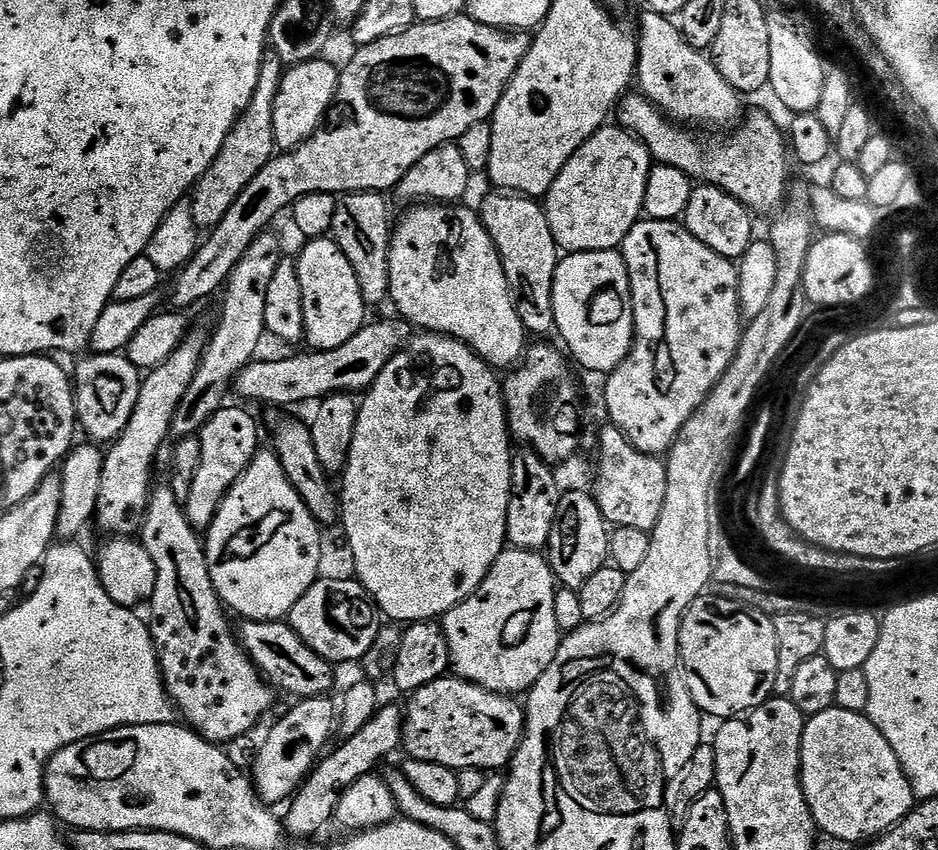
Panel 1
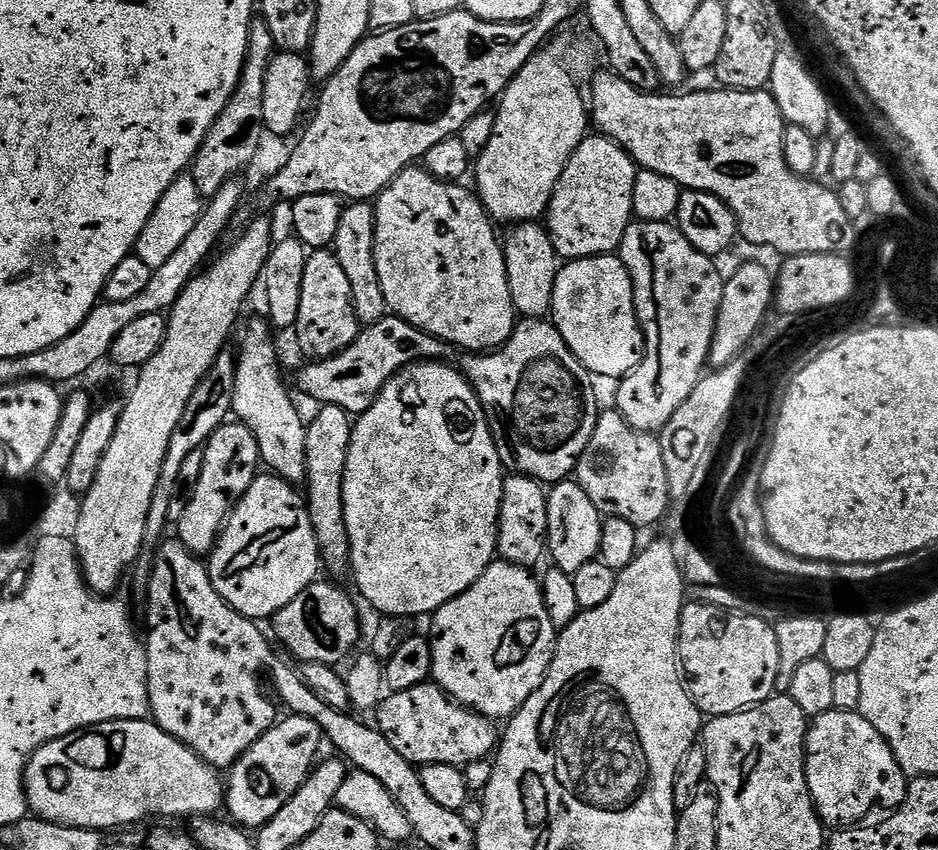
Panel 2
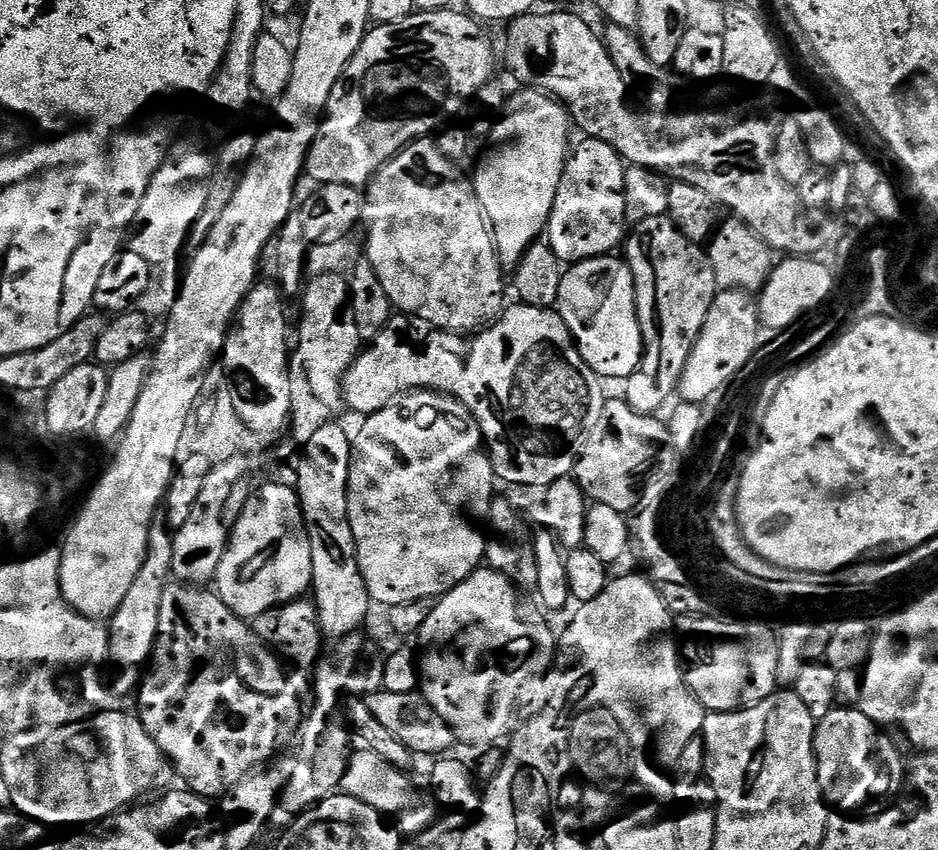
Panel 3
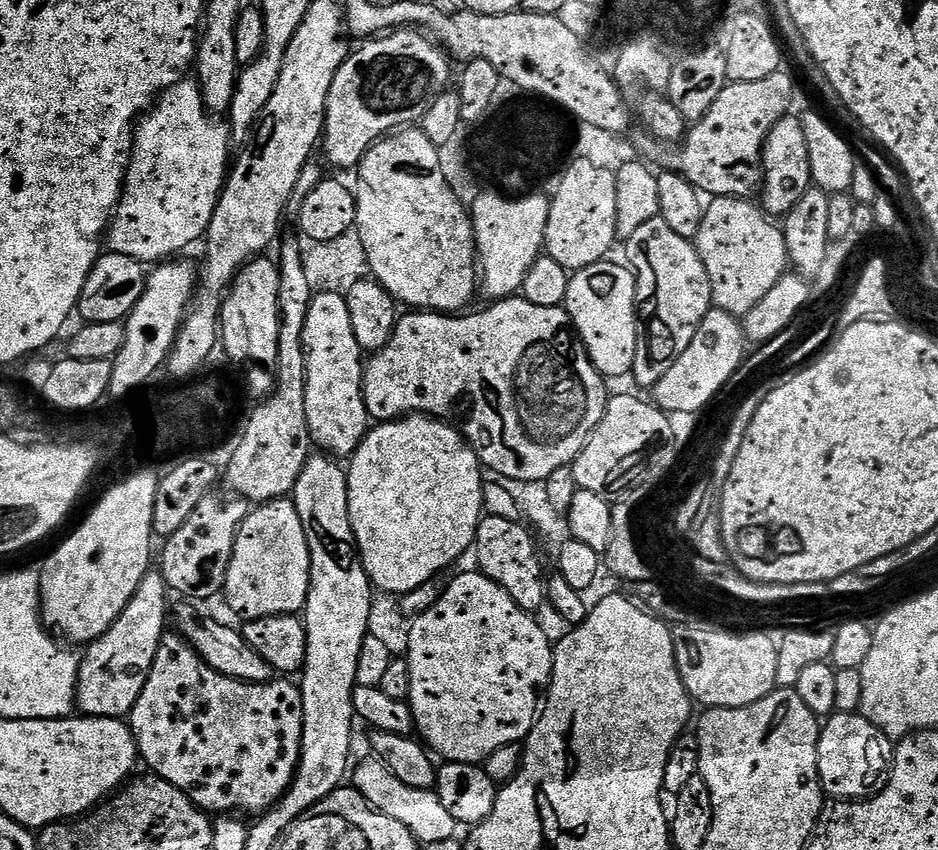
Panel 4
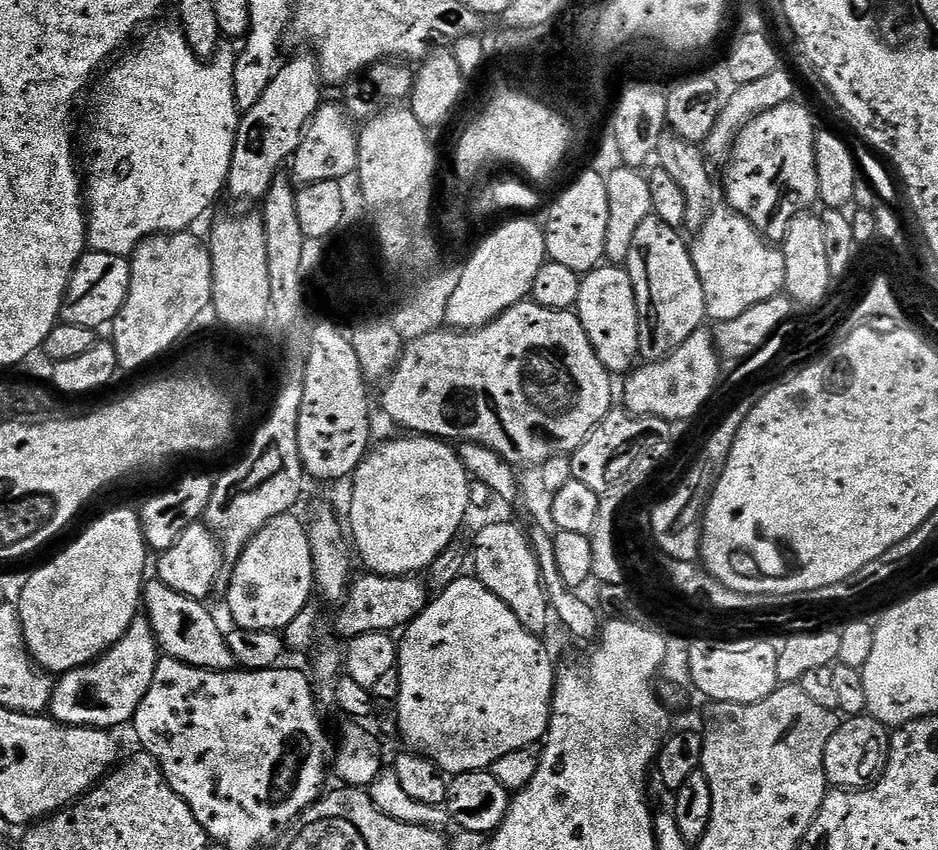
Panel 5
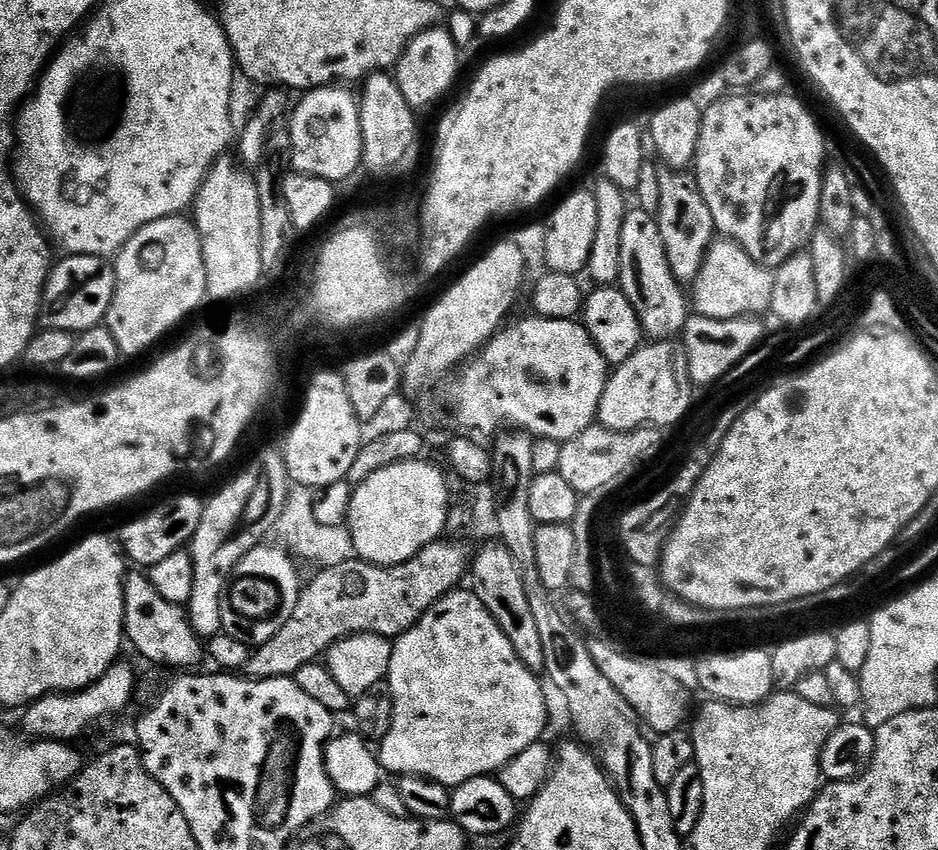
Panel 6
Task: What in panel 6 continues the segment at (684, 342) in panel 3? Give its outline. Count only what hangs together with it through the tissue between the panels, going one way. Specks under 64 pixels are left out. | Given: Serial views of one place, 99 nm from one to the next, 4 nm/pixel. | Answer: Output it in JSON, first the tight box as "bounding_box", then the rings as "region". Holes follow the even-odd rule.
{"bounding_box":[618,206,690,342],"region":[[[638,206],[633,207],[626,214],[626,222],[622,222],[622,270],[618,287],[626,294],[626,298],[630,298],[645,337],[664,342],[683,333],[690,318],[689,293],[688,296],[684,293],[687,291],[670,266],[670,258],[667,257],[655,215]]]}

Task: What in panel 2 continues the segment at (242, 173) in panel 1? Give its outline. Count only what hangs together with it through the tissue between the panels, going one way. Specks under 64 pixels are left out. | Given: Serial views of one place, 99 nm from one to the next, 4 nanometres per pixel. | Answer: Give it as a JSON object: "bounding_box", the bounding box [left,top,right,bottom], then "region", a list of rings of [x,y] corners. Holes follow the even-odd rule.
{"bounding_box":[190,18,278,198],"region":[[[263,18],[252,21],[250,38],[248,39],[248,57],[240,75],[238,86],[218,122],[206,134],[202,146],[198,150],[195,161],[190,169],[200,190],[200,195],[207,198],[218,194],[226,182],[237,179],[243,168],[248,168],[256,160],[260,152],[260,143],[266,137],[264,119],[262,118],[262,94],[266,87],[266,70],[278,49],[270,34],[270,26]]]}

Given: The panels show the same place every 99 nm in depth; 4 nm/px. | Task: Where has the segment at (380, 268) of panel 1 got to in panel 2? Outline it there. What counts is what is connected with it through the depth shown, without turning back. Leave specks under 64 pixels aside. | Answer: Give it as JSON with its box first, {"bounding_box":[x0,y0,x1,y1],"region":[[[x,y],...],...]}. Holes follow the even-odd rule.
{"bounding_box":[334,202,389,325],"region":[[[352,202],[344,209],[342,222],[334,241],[334,251],[346,278],[350,278],[350,290],[354,302],[354,314],[361,325],[377,324],[389,315],[386,294],[382,294],[382,282],[378,282],[378,266],[375,265],[376,210],[368,202]]]}

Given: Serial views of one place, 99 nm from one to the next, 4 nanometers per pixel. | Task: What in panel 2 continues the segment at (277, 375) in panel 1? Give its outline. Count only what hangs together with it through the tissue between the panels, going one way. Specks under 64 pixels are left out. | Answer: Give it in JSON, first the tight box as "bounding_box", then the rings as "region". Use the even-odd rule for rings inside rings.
{"bounding_box":[300,314,444,414],"region":[[[389,314],[377,324],[361,327],[346,350],[308,362],[312,364],[300,372],[300,388],[310,399],[317,400],[317,405],[333,404],[349,414],[359,414],[370,410],[386,382],[390,382],[390,378],[398,375],[405,366],[422,360],[440,360],[444,351],[443,340],[416,328],[400,316]]]}

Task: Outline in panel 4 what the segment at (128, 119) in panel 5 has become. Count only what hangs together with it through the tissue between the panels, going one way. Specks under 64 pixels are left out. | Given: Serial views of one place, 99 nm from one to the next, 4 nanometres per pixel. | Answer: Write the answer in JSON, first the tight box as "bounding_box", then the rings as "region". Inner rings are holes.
{"bounding_box":[106,79,230,266],"region":[[[181,79],[172,88],[160,93],[151,111],[135,125],[128,170],[124,174],[124,191],[116,203],[106,233],[108,252],[126,254],[126,258],[139,260],[145,266],[167,261],[180,254],[183,248],[190,247],[195,240],[205,239],[230,171],[230,133],[227,123],[220,121],[219,124],[216,121],[219,119],[204,106],[199,87],[189,80]]]}

